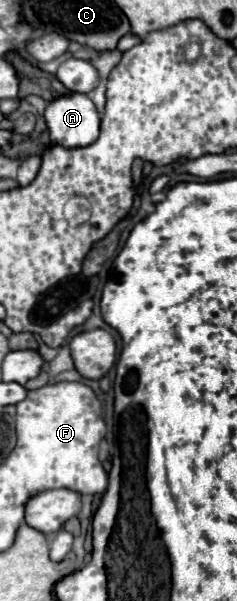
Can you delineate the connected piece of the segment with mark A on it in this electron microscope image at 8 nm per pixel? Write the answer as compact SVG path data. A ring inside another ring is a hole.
M68 93L52 99L44 121L54 145L86 147L98 139L100 113L88 95Z

